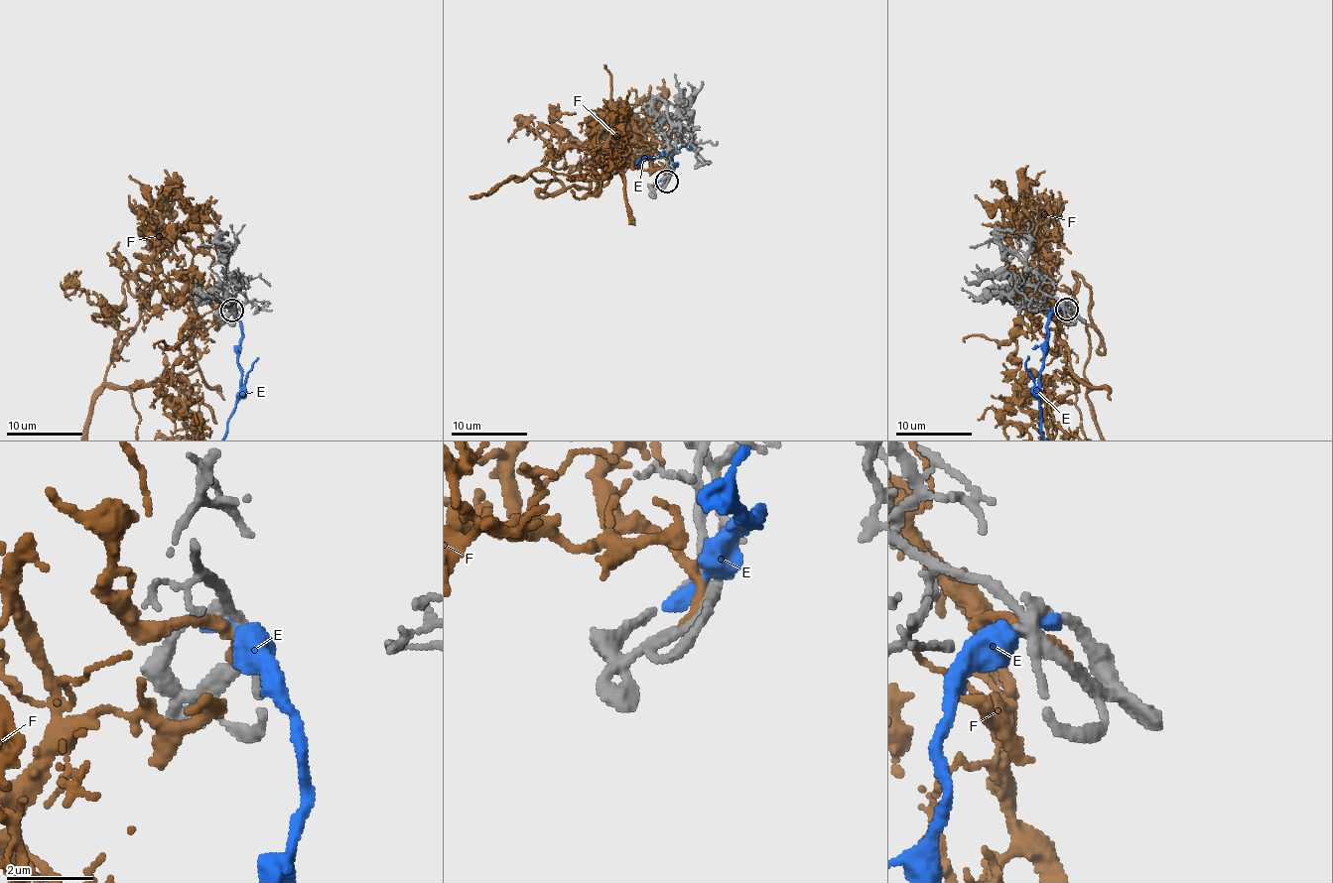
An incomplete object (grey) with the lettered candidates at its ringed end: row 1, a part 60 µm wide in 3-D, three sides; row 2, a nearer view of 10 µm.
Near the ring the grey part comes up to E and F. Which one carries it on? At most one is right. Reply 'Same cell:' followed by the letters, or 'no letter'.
Same cell: F

